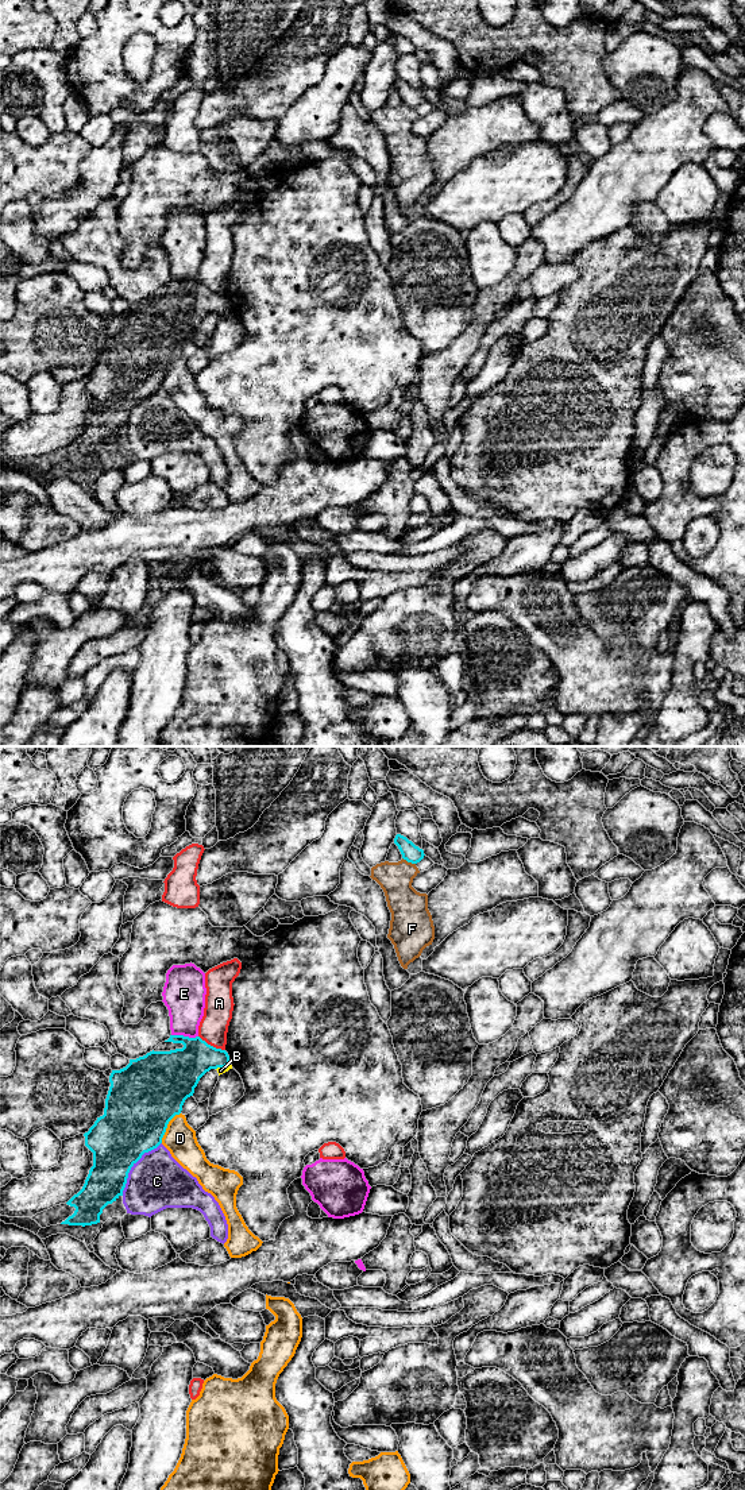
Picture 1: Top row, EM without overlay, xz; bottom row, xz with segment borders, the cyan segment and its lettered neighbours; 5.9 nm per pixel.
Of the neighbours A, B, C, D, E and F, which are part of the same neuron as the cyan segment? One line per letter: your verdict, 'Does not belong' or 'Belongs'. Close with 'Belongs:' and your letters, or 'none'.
A: Does not belong
B: Belongs
C: Does not belong
D: Does not belong
E: Does not belong
F: Does not belong
Belongs: B

